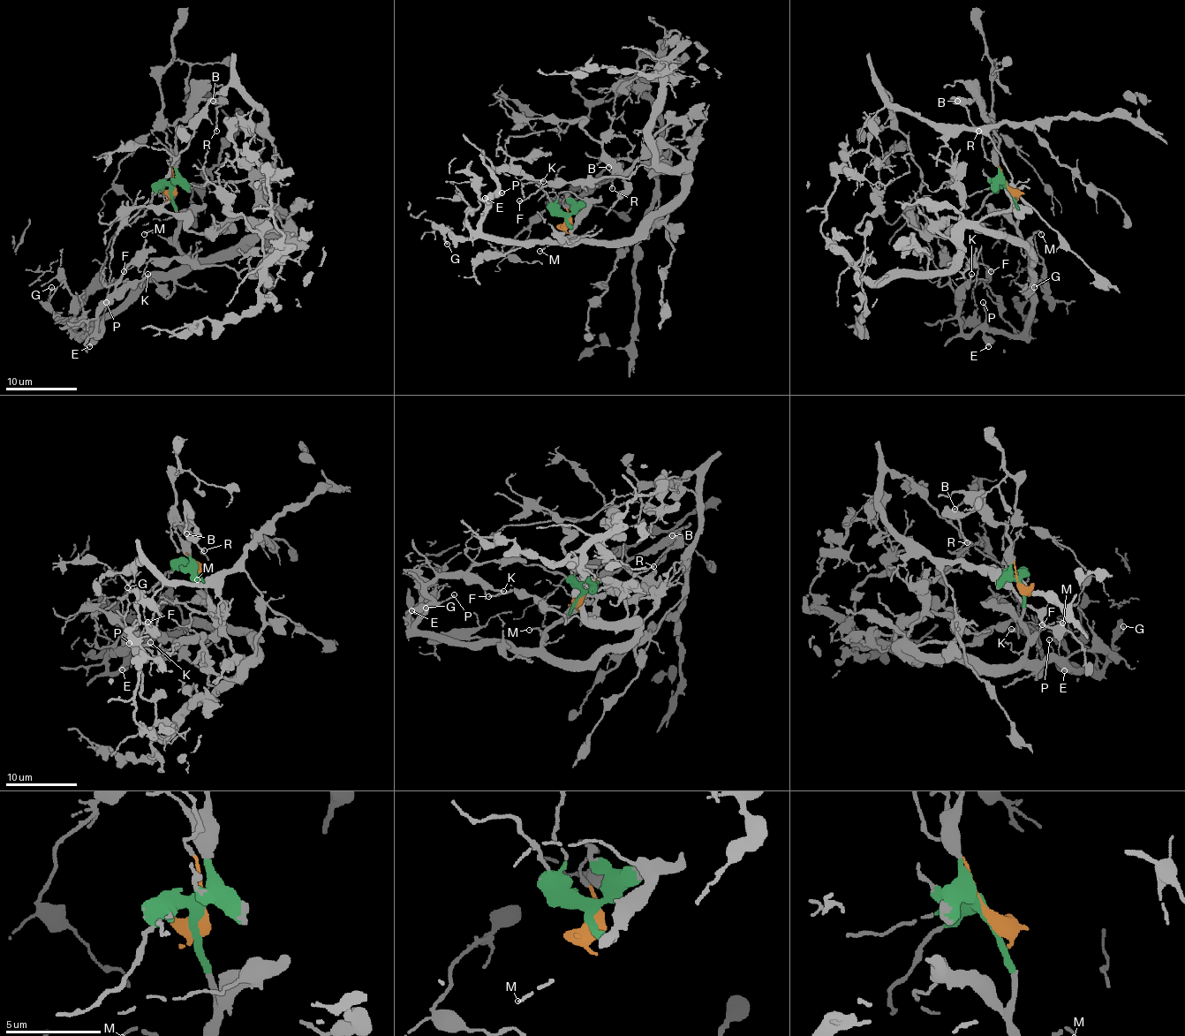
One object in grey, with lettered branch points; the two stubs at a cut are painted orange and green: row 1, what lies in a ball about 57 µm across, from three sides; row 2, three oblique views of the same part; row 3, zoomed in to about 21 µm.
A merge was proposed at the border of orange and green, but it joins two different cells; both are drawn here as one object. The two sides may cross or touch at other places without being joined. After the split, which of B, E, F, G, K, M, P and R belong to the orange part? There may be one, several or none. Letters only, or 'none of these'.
none of these

